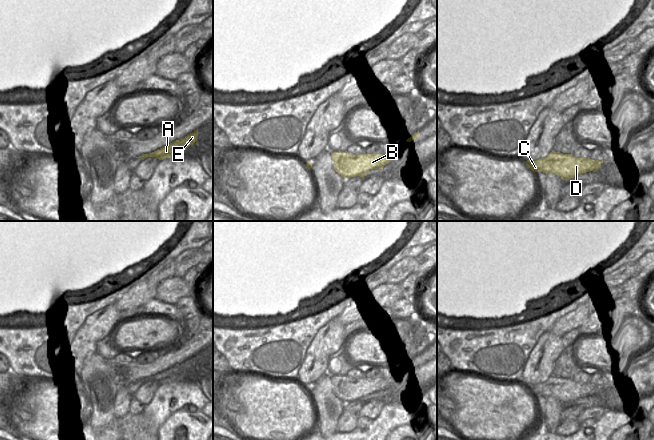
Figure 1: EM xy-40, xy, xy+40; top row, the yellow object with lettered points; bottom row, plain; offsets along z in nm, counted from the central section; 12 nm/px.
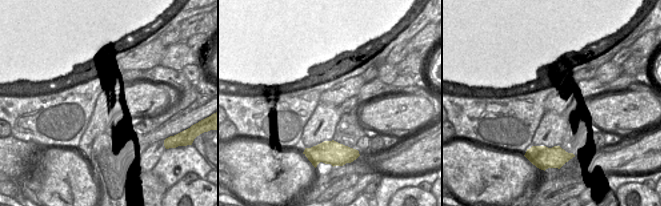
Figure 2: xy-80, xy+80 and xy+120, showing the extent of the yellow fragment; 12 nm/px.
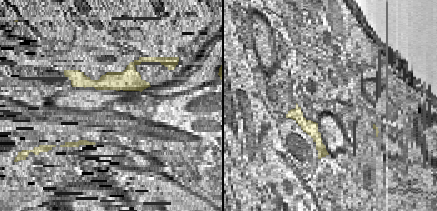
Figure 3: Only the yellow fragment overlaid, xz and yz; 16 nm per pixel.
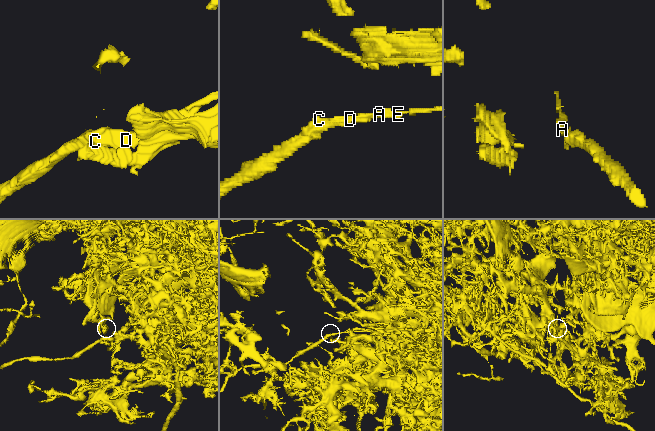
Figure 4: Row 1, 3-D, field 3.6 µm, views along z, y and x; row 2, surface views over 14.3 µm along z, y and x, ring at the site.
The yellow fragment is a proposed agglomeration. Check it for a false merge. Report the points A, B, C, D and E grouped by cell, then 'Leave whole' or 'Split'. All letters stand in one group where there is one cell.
Groups: A E / B C D. Split.

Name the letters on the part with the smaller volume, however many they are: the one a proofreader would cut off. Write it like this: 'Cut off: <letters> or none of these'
Cut off: B, C, D.

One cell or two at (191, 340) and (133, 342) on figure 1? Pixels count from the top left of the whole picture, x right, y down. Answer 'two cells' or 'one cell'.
two cells

